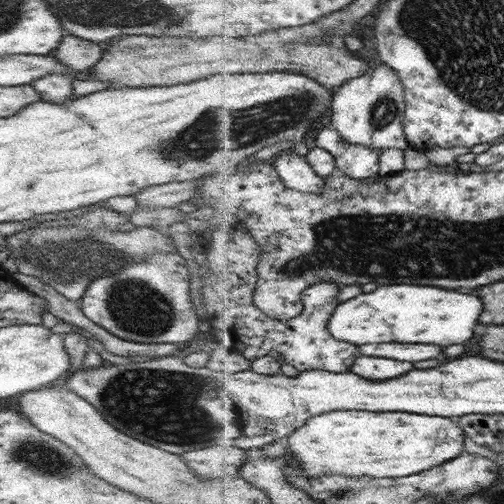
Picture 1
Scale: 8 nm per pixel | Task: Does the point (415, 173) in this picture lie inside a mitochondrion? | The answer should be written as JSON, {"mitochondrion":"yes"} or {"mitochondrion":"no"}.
{"mitochondrion":"no"}

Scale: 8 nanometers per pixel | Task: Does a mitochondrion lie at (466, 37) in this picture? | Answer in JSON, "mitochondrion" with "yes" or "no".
{"mitochondrion":"yes"}

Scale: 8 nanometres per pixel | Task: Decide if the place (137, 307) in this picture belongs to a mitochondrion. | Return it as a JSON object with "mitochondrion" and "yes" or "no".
{"mitochondrion":"yes"}

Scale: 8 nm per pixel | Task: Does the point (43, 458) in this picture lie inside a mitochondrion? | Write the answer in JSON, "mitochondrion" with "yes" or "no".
{"mitochondrion":"yes"}

